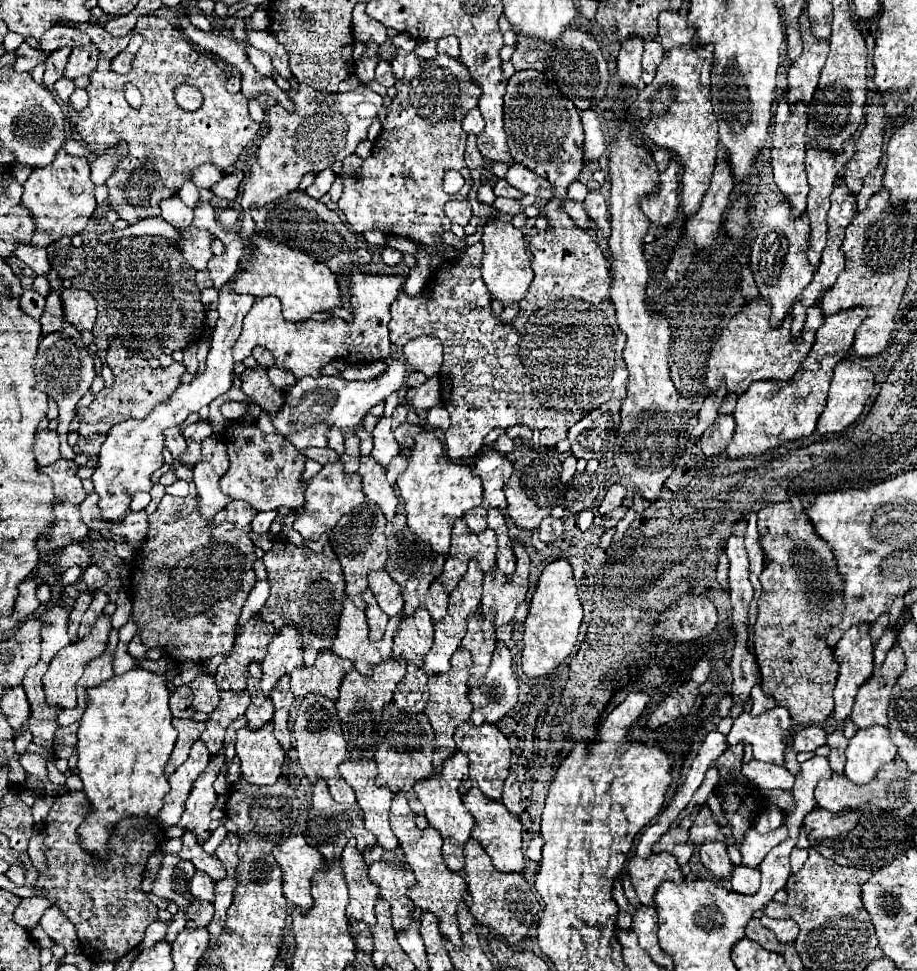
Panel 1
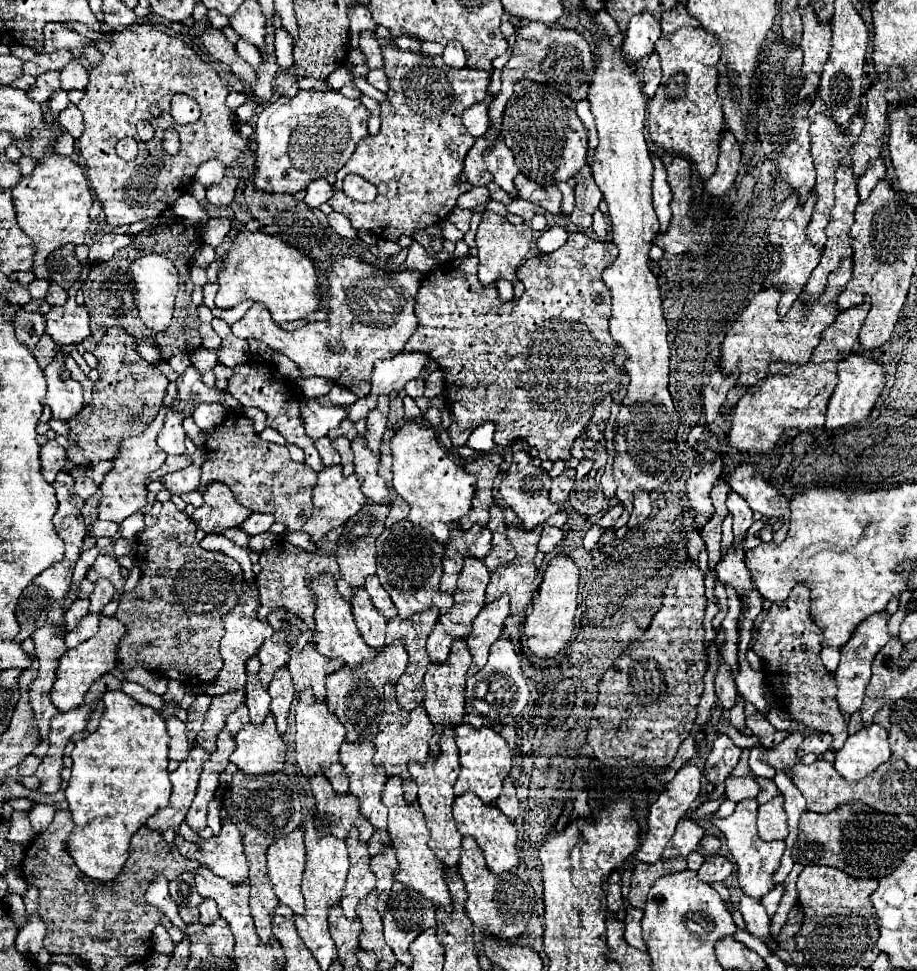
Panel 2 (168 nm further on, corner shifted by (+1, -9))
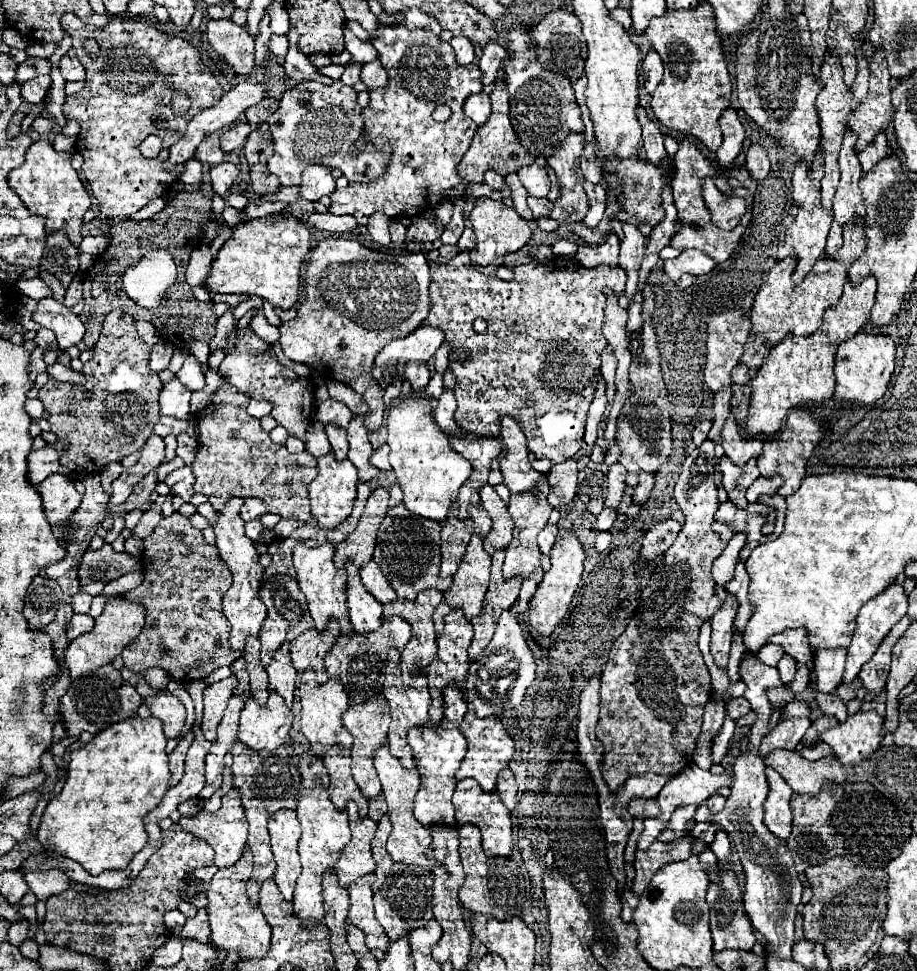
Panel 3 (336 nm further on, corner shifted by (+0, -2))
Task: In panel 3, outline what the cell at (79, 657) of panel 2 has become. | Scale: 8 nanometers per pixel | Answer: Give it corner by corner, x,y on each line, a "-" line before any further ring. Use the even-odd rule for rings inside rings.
121,597
107,601
103,613
95,619
95,627
89,633
73,639
65,651
65,665
69,669
71,679
77,679
89,671
95,671
111,663
123,651
123,647
127,647
139,635
143,623
145,623
145,609
141,607
141,603
129,603
123,601

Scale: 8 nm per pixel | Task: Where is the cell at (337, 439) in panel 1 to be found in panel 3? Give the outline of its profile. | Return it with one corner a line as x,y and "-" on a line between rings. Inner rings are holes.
311,421
309,429
307,429
307,439
305,439
305,447
311,455
315,457
323,457
327,453
331,453
331,443
327,439
325,433
325,425
319,421

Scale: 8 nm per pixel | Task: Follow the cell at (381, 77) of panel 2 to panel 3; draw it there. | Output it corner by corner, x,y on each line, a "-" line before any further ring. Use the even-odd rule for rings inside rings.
371,61
365,63
361,69
361,81
369,87
369,89
379,89
387,85
387,73
381,67
381,61

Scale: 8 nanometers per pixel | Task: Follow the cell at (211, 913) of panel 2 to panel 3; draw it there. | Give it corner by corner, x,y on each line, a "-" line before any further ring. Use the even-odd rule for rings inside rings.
199,909
195,917
187,919
183,931
179,933
181,939
187,939
187,937
193,937
193,939
199,939
199,941
209,941
209,935
211,935
211,929
209,929
209,913
207,909

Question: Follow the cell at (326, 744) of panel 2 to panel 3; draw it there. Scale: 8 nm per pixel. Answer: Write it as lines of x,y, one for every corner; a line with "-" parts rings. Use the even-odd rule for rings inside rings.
327,681
323,685
299,685
299,699
301,699
301,731
309,741
309,749
315,753
315,757
321,757
321,753
327,753
329,747
343,747
351,749
351,735
343,727
343,715
349,707
345,689
337,681

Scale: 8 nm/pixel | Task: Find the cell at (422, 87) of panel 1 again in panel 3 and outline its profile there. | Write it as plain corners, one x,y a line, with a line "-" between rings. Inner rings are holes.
403,25
377,27
373,47
379,51
379,61
389,75
389,83
383,89
369,91
371,103
363,109
365,131
357,139
357,147
361,149
367,143
377,147
391,145
391,161
385,175
371,183
337,179
329,207
333,215
353,215
359,225
367,225
369,217
377,211
391,219
421,217
437,209
447,199
449,189
463,183
457,165
477,131
477,125
463,115
463,103
469,95
483,91
481,69
475,63
459,65
453,47
429,31
409,31
-
439,105
447,105
453,111
443,123
431,117

